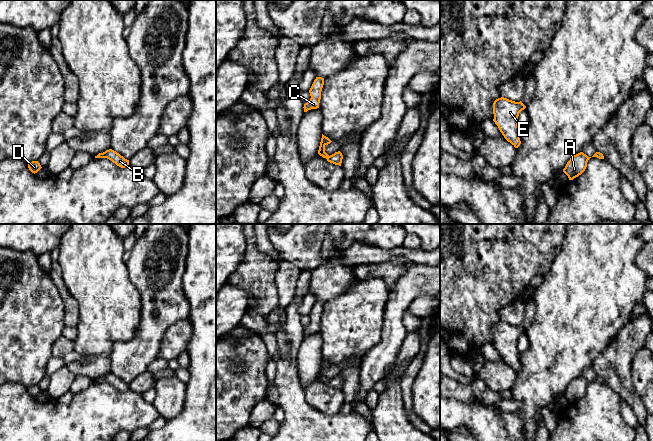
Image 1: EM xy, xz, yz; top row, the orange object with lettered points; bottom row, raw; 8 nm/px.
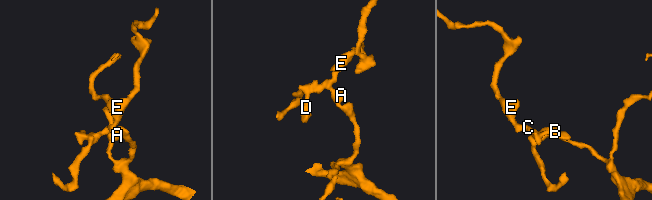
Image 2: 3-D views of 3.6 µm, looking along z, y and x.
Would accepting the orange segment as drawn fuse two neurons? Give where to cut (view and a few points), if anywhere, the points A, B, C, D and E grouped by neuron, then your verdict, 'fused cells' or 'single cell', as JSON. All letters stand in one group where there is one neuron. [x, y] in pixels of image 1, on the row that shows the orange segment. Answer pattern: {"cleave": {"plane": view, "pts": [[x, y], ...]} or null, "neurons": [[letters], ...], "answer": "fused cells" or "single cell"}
{"cleave": null, "neurons": [["A", "B", "C", "D", "E"]], "answer": "single cell"}

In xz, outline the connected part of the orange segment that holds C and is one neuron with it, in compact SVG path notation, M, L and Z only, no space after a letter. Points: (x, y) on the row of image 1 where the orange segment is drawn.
M316 77L314 80L309 93L310 93L310 100L304 104L304 112L307 112L311 109L317 109L319 108L319 103L321 99L321 91L324 85L324 78L322 77Z

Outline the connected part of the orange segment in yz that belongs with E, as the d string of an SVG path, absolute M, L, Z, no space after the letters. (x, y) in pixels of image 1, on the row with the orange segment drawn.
M501 97L493 103L493 121L498 126L504 138L515 148L521 144L519 138L518 116L526 106L520 101L515 102Z

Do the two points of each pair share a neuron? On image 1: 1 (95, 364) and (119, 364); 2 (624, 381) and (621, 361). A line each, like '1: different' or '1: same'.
1: different
2: same

